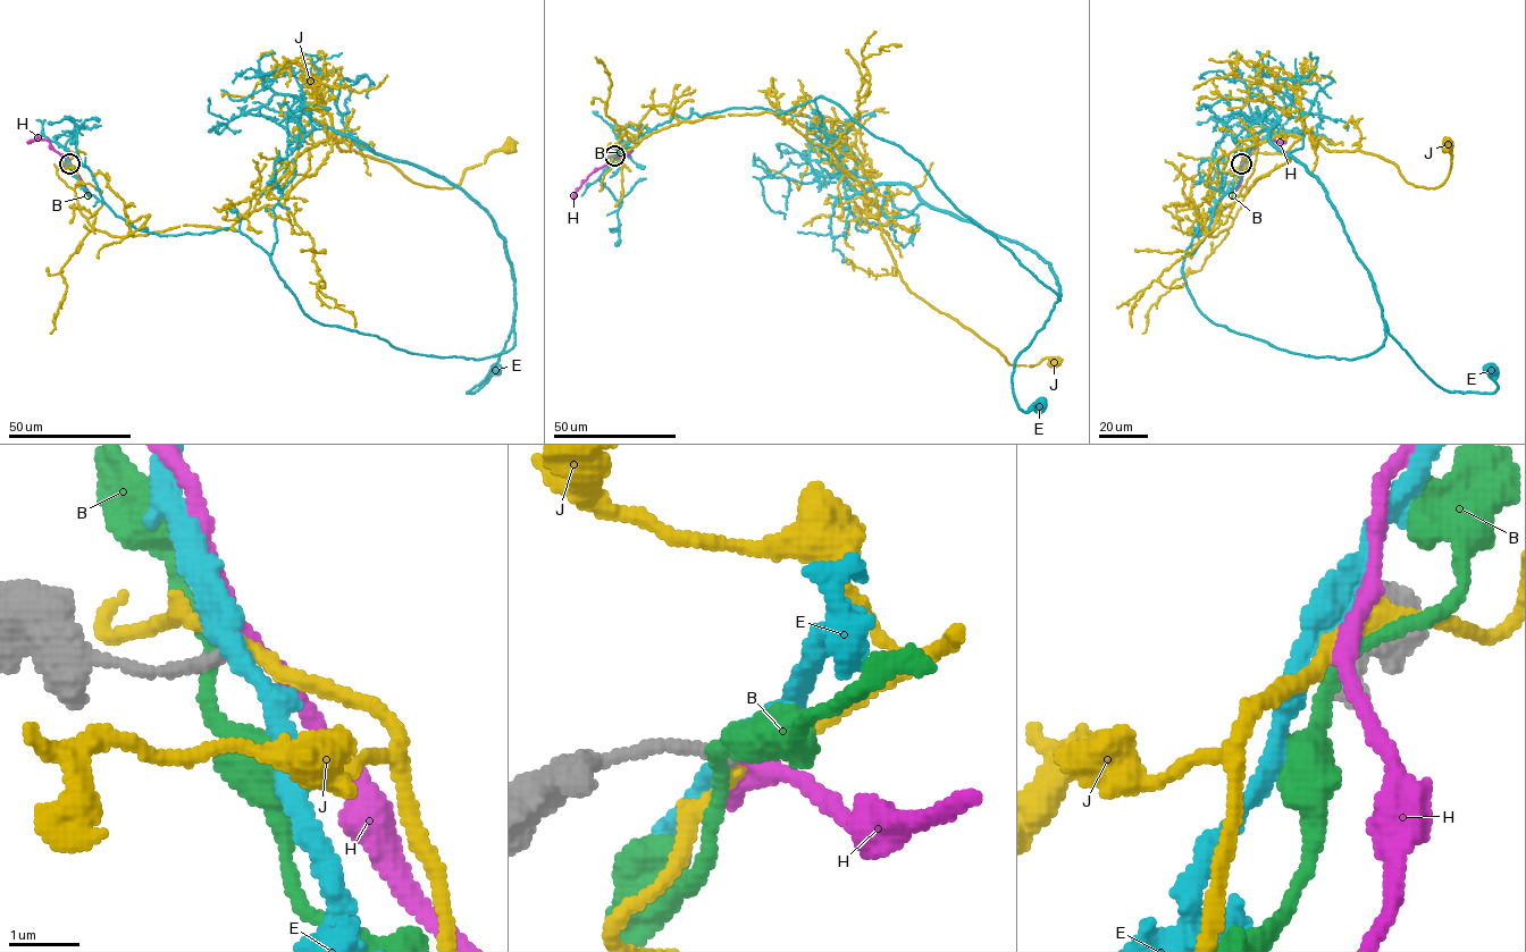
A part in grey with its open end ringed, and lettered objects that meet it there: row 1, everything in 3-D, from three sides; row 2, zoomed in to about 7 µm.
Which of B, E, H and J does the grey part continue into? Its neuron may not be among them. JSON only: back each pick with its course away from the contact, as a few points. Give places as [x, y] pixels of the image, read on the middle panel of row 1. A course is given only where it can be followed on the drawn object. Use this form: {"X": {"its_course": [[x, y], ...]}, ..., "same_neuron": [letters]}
{"H": {"its_course": [[614, 156], [592, 173], [572, 200]]}, "same_neuron": ["H"]}

